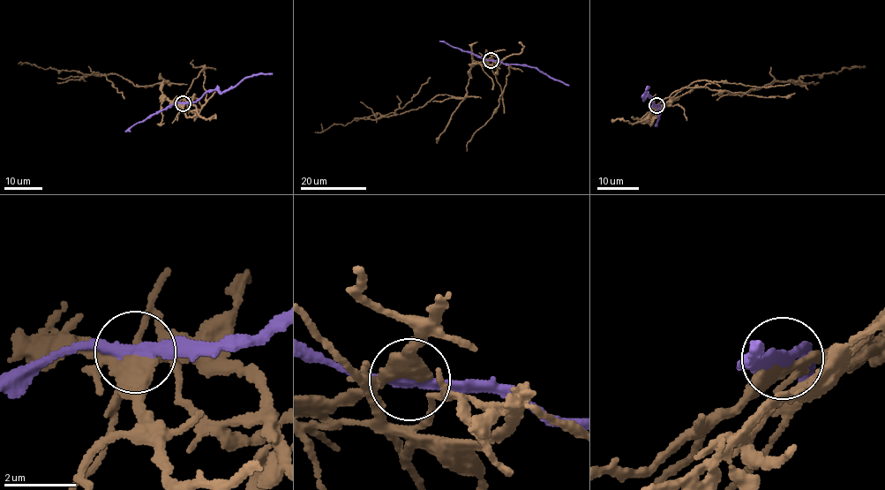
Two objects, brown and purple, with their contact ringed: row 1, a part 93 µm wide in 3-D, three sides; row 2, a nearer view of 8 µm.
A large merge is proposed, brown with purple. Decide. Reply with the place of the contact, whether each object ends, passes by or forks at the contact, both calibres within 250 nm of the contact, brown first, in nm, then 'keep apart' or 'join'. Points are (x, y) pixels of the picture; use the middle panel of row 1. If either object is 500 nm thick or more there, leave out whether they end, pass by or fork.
at (491, 60); brown passes by; purple passes by; 400 nm thick on the brown side, 320 nm on the other; keep apart

